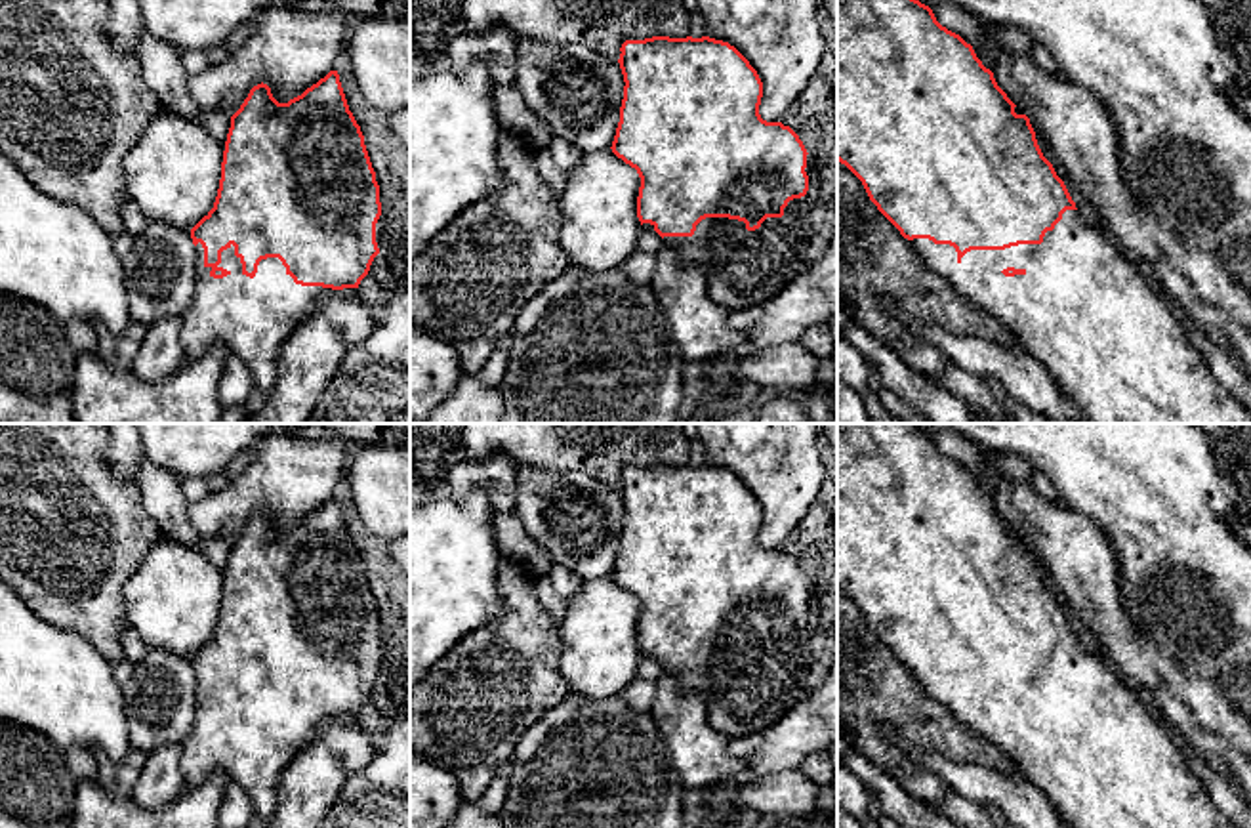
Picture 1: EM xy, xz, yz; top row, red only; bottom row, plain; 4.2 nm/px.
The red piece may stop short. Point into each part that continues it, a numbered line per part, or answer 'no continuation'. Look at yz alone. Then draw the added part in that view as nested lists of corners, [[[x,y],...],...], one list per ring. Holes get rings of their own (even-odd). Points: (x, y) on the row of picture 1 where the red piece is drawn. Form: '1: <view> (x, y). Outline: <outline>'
1: yz (1114, 348). Outline: [[[1066,210],[1041,244],[971,250],[959,259],[950,244],[929,238],[910,242],[959,298],[1015,334],[1024,353],[1041,362],[1058,389],[1083,410],[1087,424],[1251,424],[1251,412],[1213,376],[1171,303],[1156,294],[1102,227],[1085,223],[1077,210]]]

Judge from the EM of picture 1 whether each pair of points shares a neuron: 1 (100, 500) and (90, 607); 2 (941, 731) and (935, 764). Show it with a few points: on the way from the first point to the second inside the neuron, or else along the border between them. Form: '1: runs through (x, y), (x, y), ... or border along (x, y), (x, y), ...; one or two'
1: runs through (100, 527), (98, 537), (86, 548), (86, 580); one
2: border along (893, 743), (981, 765); two

